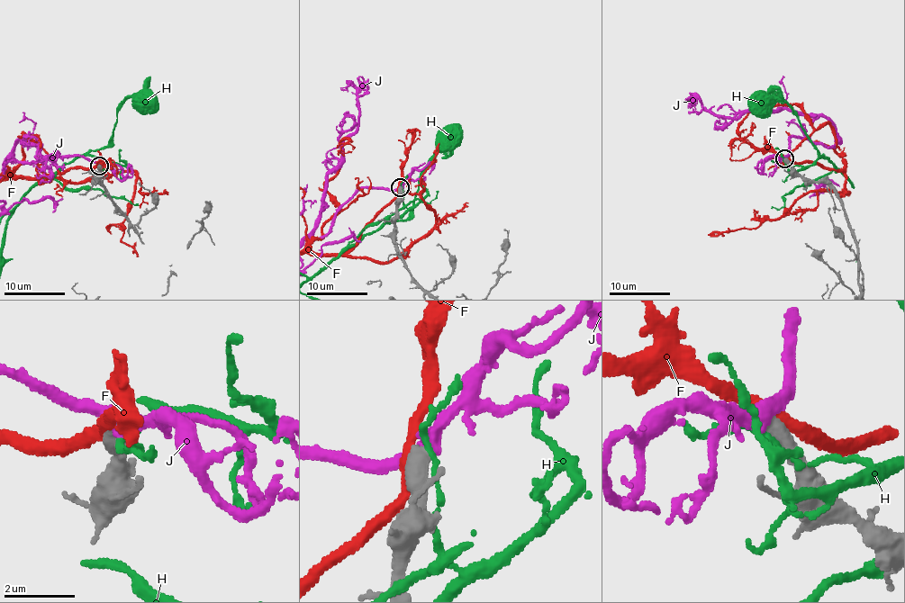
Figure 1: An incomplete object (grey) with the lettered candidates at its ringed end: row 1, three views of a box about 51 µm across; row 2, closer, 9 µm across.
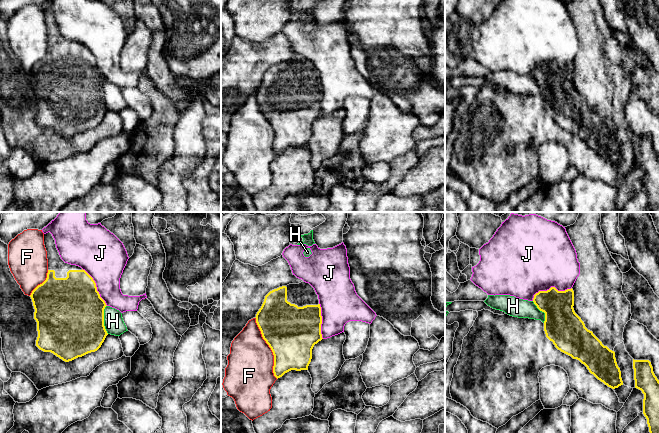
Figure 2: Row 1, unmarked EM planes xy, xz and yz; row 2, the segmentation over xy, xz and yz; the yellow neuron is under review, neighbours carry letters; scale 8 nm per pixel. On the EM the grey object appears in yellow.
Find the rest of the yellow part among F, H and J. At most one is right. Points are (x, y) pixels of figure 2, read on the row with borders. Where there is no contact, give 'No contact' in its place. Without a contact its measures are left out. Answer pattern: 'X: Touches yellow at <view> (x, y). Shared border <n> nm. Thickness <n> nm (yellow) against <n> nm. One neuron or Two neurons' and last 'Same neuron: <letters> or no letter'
F: Touches yellow at xz (270, 347). Shared border 550 nm. Thickness 420 nm (yellow) against 360 nm. Two neurons
H: Touches yellow at xy (103, 319). Shared border 240 nm. Thickness 500 nm (yellow) against 160 nm. Two neurons
J: Touches yellow at yz (551, 287). Shared border 340 nm. Thickness 240 nm (yellow) against 500 nm. Two neurons
Same neuron: no letter

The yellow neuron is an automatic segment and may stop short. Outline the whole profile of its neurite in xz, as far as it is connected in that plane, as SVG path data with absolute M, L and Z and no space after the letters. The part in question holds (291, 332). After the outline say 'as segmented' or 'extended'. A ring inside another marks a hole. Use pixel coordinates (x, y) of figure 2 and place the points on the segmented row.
M303 281L270 291L255 318L273 352L277 379L291 370L308 370L312 349L323 339L319 299L309 283Z; extended

